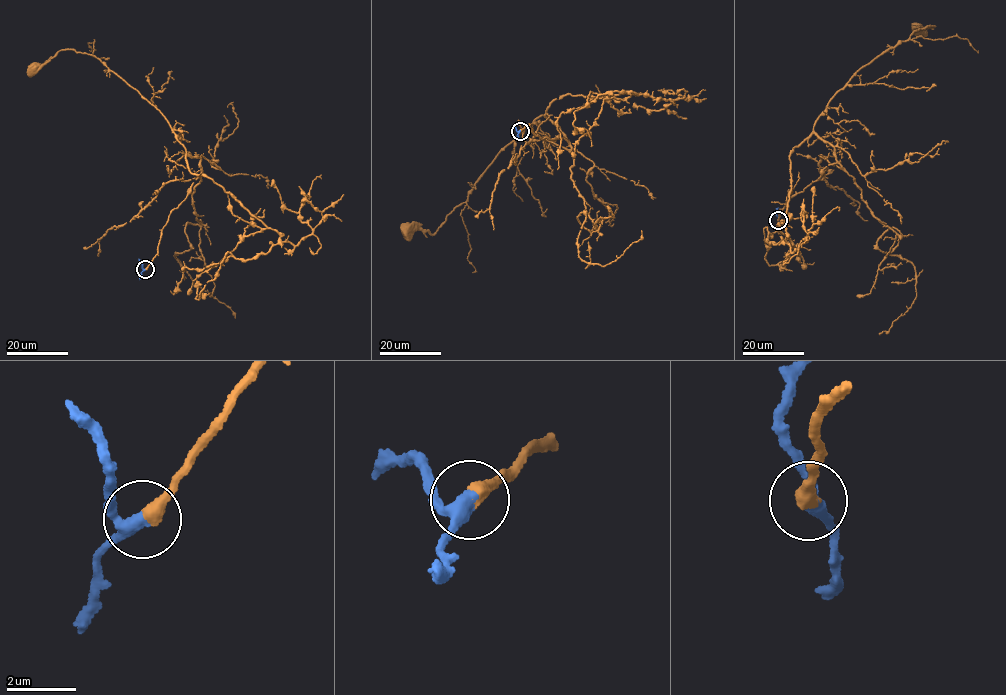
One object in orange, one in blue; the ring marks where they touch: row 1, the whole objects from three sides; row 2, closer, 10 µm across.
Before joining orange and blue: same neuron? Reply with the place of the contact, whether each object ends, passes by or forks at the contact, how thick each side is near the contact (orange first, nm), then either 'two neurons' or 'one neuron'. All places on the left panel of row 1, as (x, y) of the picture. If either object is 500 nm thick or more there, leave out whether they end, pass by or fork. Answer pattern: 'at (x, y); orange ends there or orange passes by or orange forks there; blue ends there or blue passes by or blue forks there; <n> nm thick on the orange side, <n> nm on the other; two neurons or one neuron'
at (145, 269); orange ends there; blue passes by; 440 nm thick on the orange side, 360 nm on the other; one neuron

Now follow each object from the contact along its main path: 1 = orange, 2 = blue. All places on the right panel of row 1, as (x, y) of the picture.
1: (778, 220), (785, 202), (836, 162), (834, 148), (814, 130), (820, 115), (858, 70), (934, 26), (918, 28)
2: (778, 220), (778, 207)

